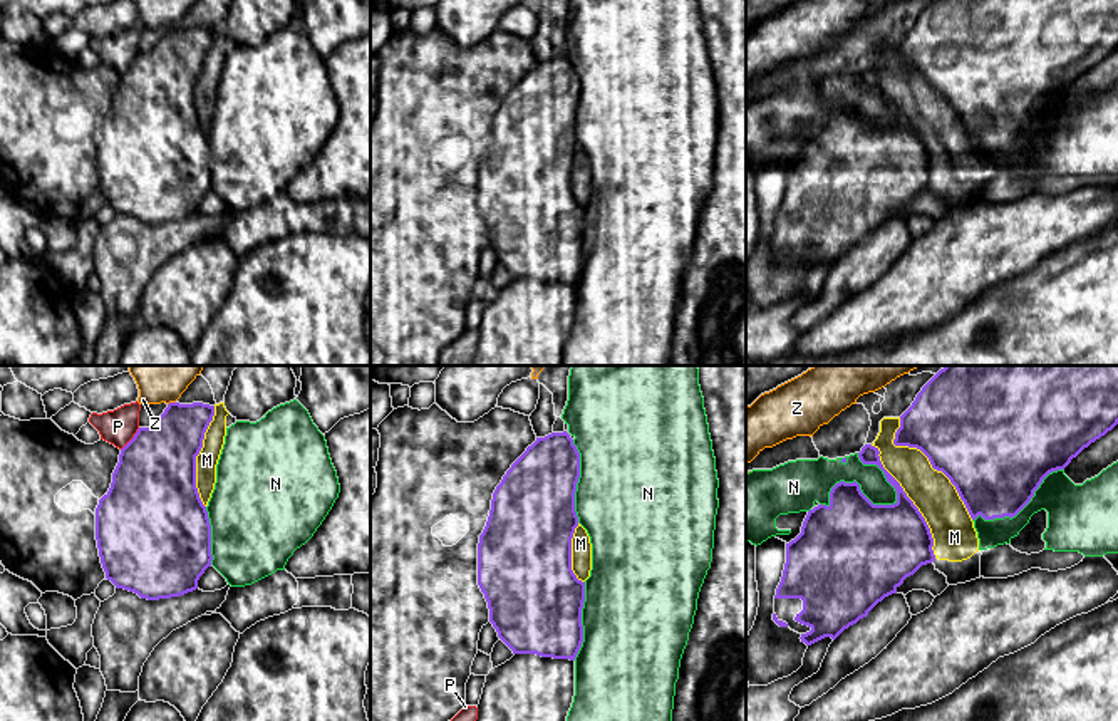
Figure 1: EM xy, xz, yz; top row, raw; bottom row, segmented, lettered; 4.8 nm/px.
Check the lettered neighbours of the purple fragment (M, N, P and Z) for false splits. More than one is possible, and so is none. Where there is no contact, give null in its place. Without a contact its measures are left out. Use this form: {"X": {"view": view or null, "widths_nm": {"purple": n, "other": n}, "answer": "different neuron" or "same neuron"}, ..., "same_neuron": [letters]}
{"M": {"view": "yz", "widths_nm": {"purple": 500, "other": 200}, "answer": "different neuron"}, "N": {"view": "yz", "widths_nm": {"purple": 360, "other": 220}, "answer": "different neuron"}, "P": {"view": "xy", "widths_nm": {"purple": 400, "other": 170}, "answer": "different neuron"}, "Z": {"view": "xy", "widths_nm": {"purple": 300, "other": 140}, "answer": "different neuron"}, "same_neuron": []}

